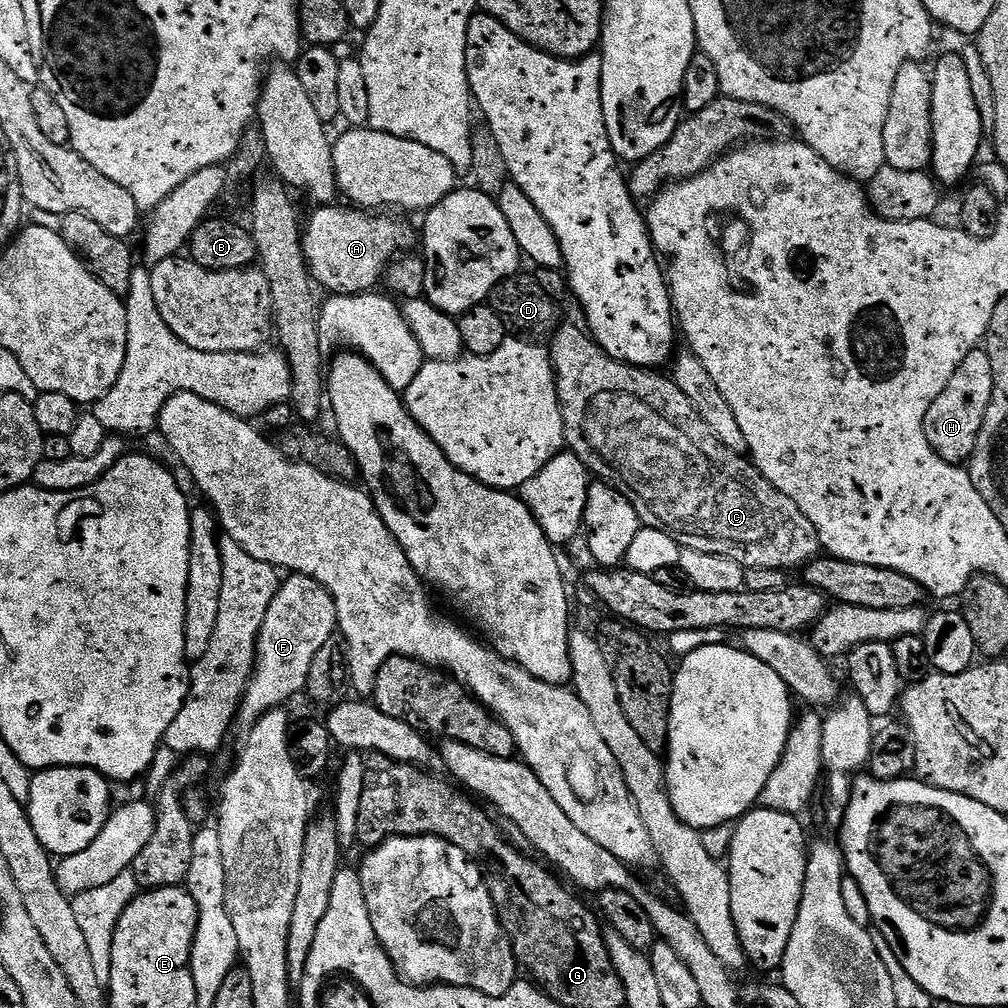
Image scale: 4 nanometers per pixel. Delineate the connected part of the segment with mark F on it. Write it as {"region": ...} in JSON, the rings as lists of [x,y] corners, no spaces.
{"region":[[[292,574],[281,583],[276,591],[274,602],[270,602],[270,610],[266,610],[266,622],[262,622],[260,633],[256,639],[256,664],[252,668],[252,677],[248,679],[248,687],[244,689],[244,701],[240,704],[239,723],[251,726],[275,708],[287,705],[291,696],[296,696],[308,687],[310,666],[314,666],[314,654],[322,650],[337,635],[336,607],[332,596],[312,576]]]}

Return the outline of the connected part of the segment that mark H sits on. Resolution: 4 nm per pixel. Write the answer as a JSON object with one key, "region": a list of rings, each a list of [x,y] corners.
{"region":[[[977,348],[962,360],[954,377],[947,383],[946,390],[931,404],[924,419],[926,440],[940,458],[958,465],[963,465],[971,459],[992,396],[993,366],[988,352]]]}

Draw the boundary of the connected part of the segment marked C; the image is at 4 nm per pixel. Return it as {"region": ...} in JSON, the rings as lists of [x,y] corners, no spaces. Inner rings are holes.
{"region":[[[561,323],[550,341],[552,368],[556,371],[556,393],[562,408],[564,443],[588,467],[588,471],[593,477],[599,478],[605,484],[611,484],[613,488],[619,488],[627,495],[628,501],[636,507],[636,513],[643,527],[657,528],[670,534],[670,538],[677,540],[681,548],[702,550],[706,554],[722,554],[722,558],[734,558],[734,562],[741,564],[744,569],[766,566],[781,570],[789,570],[788,568],[800,570],[809,560],[814,560],[821,555],[820,535],[818,530],[814,530],[814,522],[810,522],[810,518],[806,518],[806,514],[802,514],[802,510],[798,510],[798,506],[794,506],[794,502],[790,502],[790,498],[786,498],[786,494],[782,494],[782,490],[778,490],[778,486],[771,484],[756,469],[756,465],[747,455],[730,450],[730,446],[726,446],[716,437],[714,430],[710,430],[710,426],[706,426],[706,422],[702,422],[702,414],[698,414],[698,410],[694,410],[694,402],[690,402],[690,398],[686,398],[686,394],[682,394],[682,390],[678,390],[678,386],[671,378],[667,375],[659,376],[661,374],[659,371],[650,368],[623,364],[610,358],[610,354],[606,354],[606,350],[597,346],[595,340],[581,325],[580,328],[576,324]]]}

